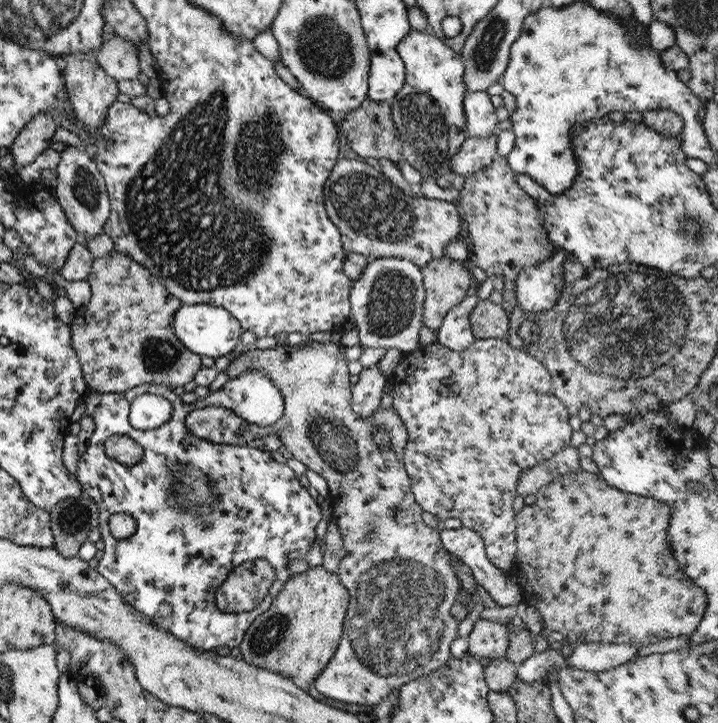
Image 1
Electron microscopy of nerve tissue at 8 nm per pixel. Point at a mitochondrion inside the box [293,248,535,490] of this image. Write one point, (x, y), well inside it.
(391, 308)

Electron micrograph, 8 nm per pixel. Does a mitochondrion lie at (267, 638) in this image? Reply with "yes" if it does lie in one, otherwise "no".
yes

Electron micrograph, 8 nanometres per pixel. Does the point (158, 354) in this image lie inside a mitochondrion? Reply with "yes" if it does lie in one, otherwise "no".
yes

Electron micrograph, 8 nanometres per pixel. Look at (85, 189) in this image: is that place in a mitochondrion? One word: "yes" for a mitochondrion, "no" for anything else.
yes

